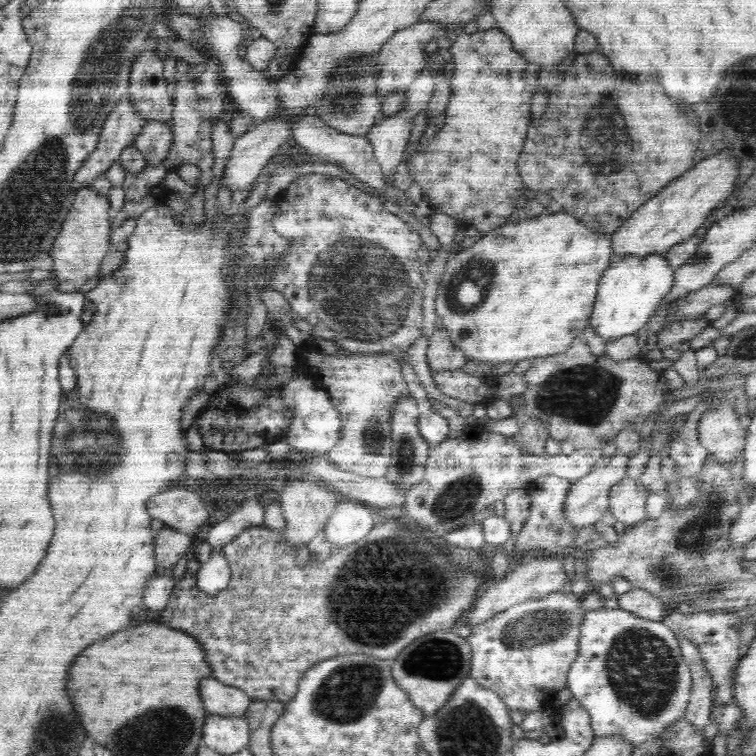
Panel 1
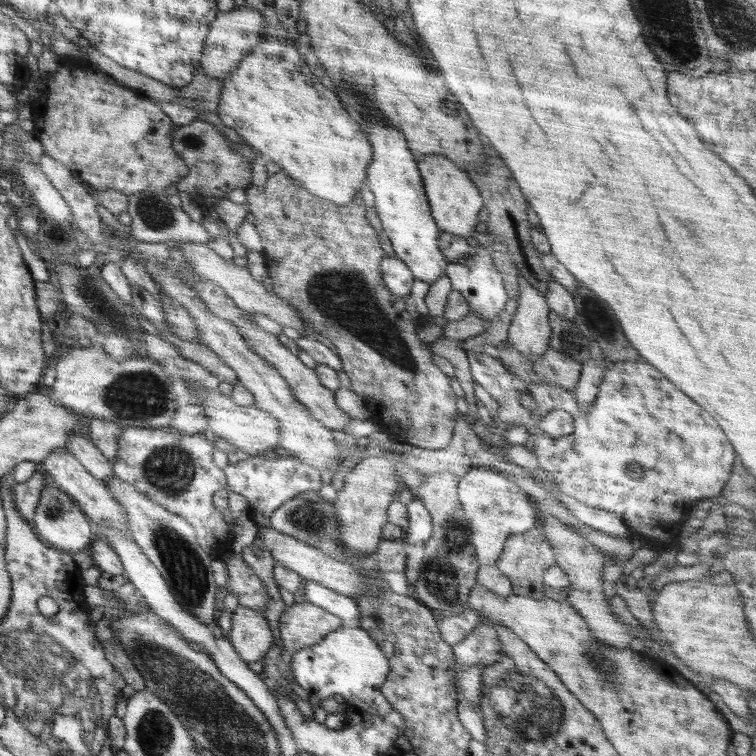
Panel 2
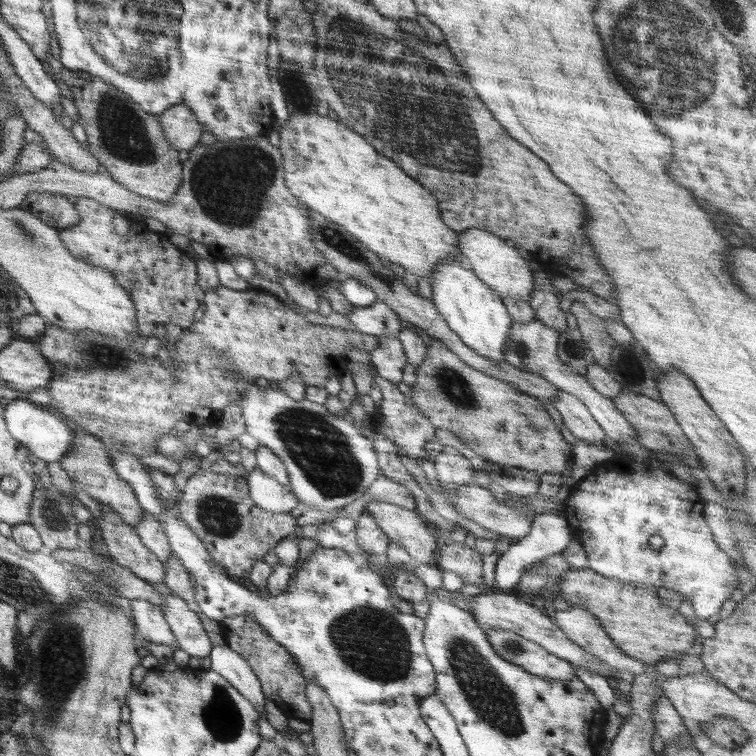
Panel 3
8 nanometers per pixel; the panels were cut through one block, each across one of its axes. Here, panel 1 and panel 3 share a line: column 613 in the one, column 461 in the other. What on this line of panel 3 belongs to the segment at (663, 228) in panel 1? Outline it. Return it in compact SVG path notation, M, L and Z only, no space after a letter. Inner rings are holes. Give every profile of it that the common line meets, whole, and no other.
M468 228L468 231L459 234L460 254L470 260L470 268L476 276L493 288L501 297L514 296L518 300L528 301L534 290L534 263L516 247L508 246L501 237L480 228Z

